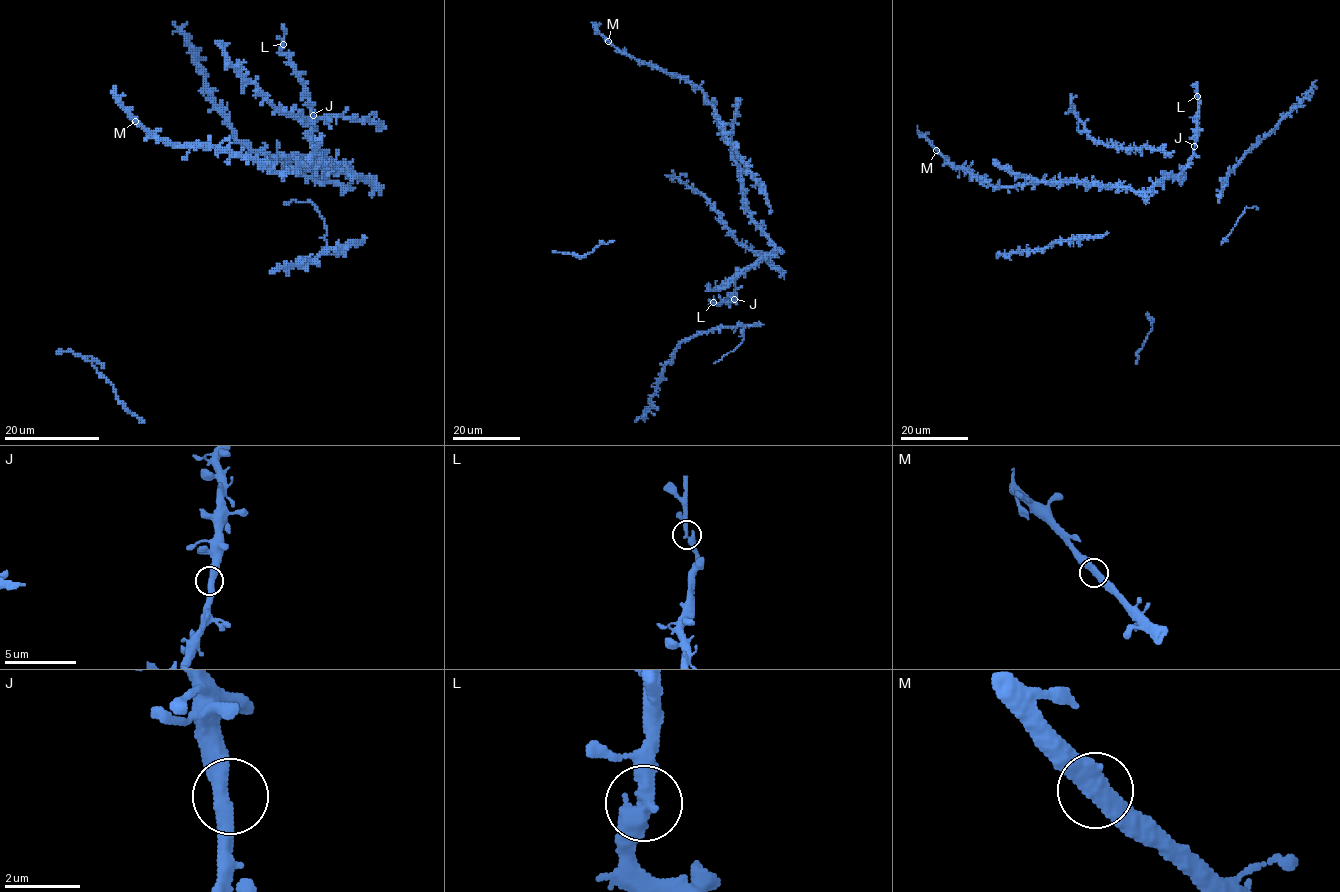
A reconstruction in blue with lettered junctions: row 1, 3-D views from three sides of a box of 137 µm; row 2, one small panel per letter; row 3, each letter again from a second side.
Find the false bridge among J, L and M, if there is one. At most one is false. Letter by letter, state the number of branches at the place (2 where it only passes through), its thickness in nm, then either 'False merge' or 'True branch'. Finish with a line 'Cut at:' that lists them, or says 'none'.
J: Branches: 2. Thickness 440 nm. True branch
L: Branches: 2. Thickness 440 nm. True branch
M: Branches: 2. Thickness 440 nm. True branch
Cut at: none

